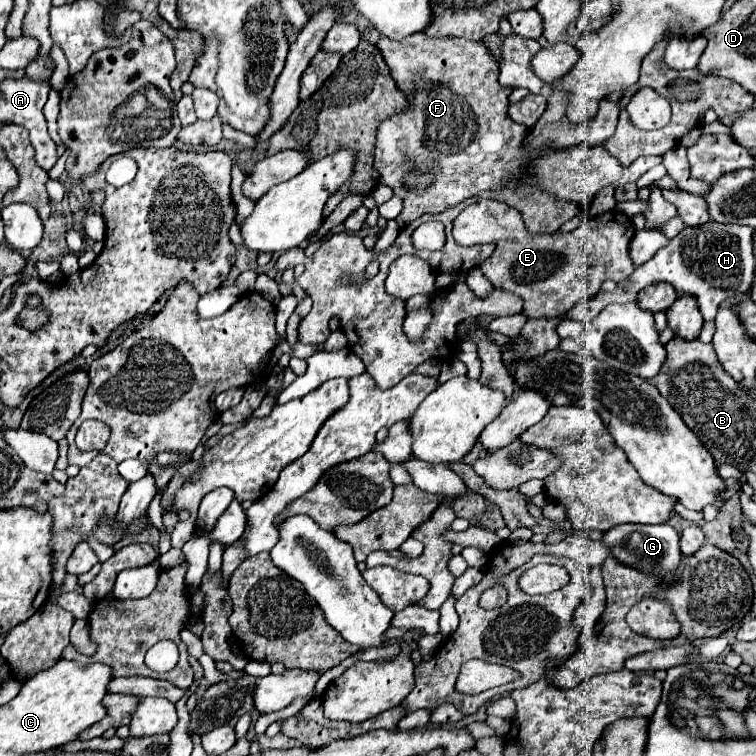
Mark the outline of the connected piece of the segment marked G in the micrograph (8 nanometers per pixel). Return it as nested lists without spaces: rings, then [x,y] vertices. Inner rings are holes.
[[[619,525],[607,531],[603,541],[611,547],[613,557],[625,561],[625,565],[649,569],[651,573],[669,573],[669,569],[677,569],[677,561],[681,561],[679,535],[669,525]]]

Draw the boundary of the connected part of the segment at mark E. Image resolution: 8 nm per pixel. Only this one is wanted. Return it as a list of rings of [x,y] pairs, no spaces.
[[[489,199],[469,205],[453,225],[453,237],[457,243],[497,245],[495,253],[483,261],[481,269],[495,287],[517,293],[525,301],[523,315],[527,319],[559,317],[577,305],[577,301],[593,297],[603,281],[627,279],[635,269],[629,257],[633,235],[635,227],[631,219],[617,209],[583,221],[571,233],[557,231],[551,235],[531,235],[517,209]]]

